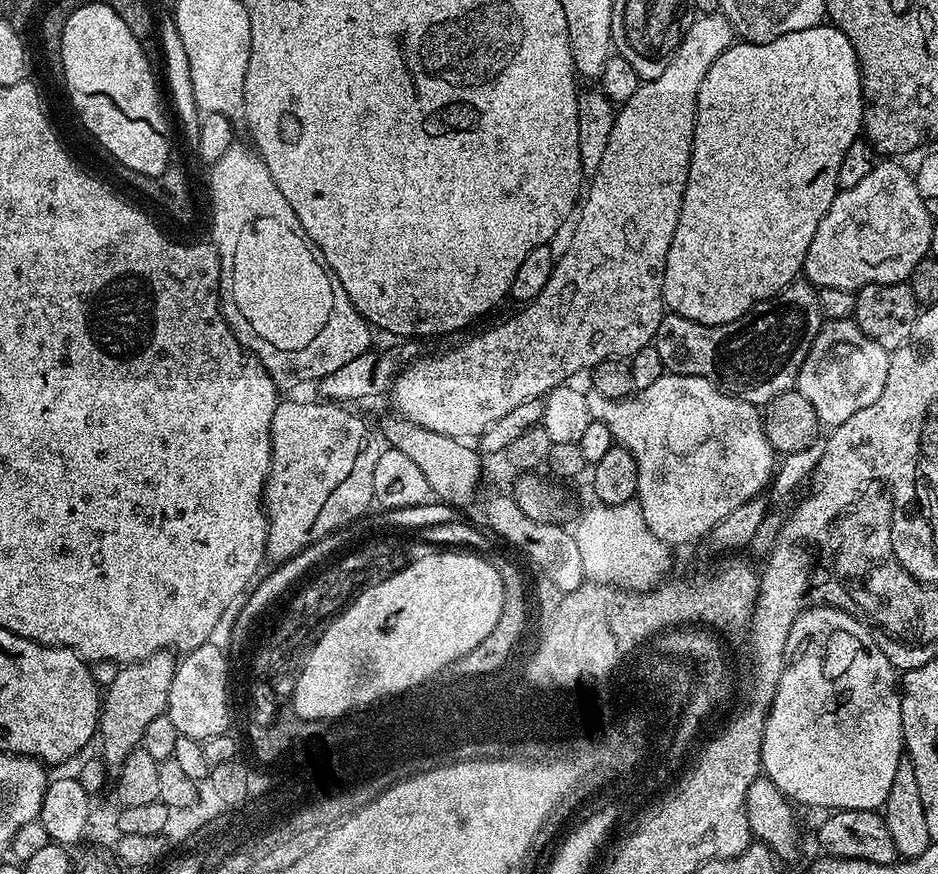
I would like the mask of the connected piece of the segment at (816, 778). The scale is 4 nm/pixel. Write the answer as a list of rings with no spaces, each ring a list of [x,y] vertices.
[[[809,606],[797,616],[790,626],[790,634],[784,647],[786,663],[780,670],[780,681],[772,707],[768,710],[768,721],[764,727],[760,762],[763,775],[769,776],[778,786],[778,790],[789,801],[797,805],[809,804],[812,808],[828,808],[824,810],[880,810],[883,809],[886,798],[890,794],[890,785],[894,782],[894,773],[898,771],[898,762],[902,759],[904,747],[904,731],[902,730],[902,714],[900,713],[900,692],[898,691],[898,672],[892,663],[878,650],[878,642],[870,634],[870,630],[862,622],[858,622],[850,614],[840,608],[827,606]]]

